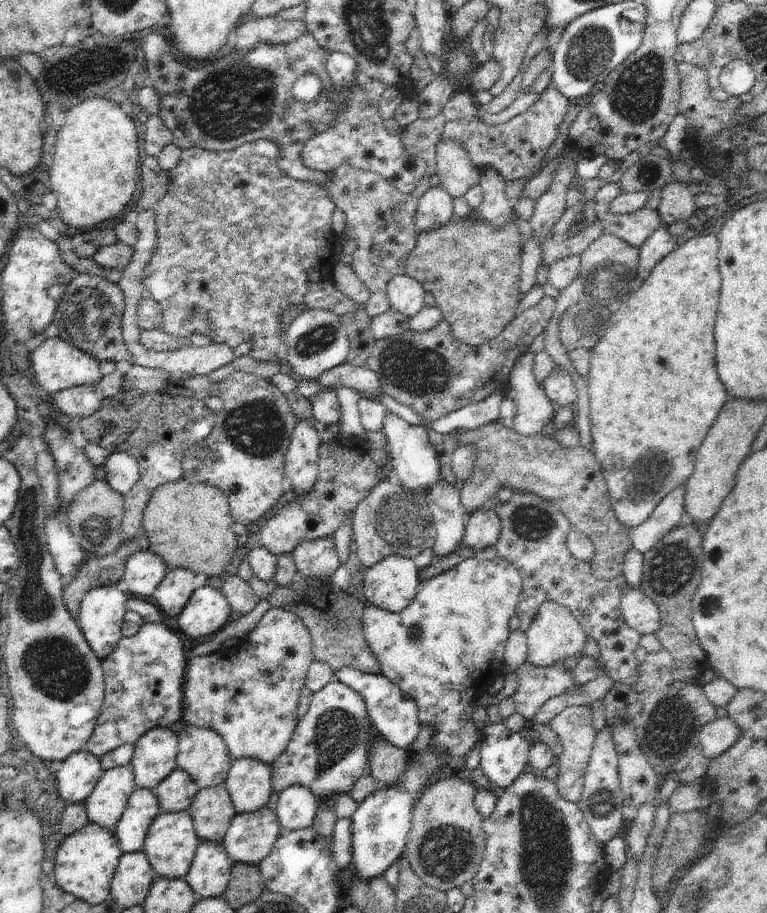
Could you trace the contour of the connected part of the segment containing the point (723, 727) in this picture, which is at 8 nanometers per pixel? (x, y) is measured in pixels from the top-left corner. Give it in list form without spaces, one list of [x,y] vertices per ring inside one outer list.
[[[732,718],[714,719],[700,730],[695,740],[700,751],[708,760],[714,760],[726,752],[740,738],[740,728],[734,724]]]

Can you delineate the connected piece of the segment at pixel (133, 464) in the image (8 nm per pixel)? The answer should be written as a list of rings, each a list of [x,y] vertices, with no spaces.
[[[127,452],[111,453],[102,467],[105,471],[104,480],[123,495],[138,482],[140,476],[138,462]]]

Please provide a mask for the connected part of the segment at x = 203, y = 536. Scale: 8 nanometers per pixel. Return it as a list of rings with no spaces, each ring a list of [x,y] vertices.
[[[180,478],[176,482],[161,484],[154,490],[143,512],[142,528],[148,537],[149,549],[164,559],[168,569],[185,568],[207,577],[217,577],[226,572],[238,548],[237,536],[232,531],[234,522],[228,497],[220,488],[214,488],[207,482],[190,484]]]

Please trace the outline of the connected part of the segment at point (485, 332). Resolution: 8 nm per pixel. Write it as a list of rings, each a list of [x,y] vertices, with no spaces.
[[[478,216],[474,220],[454,217],[446,226],[419,234],[416,246],[408,254],[404,273],[422,283],[426,292],[432,292],[436,306],[443,312],[443,320],[452,328],[454,338],[472,346],[480,346],[502,331],[518,315],[520,300],[521,256],[525,244],[523,234],[514,222],[494,228]]]

